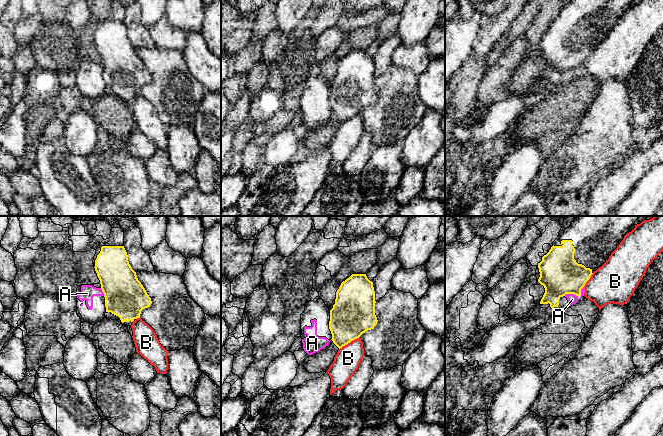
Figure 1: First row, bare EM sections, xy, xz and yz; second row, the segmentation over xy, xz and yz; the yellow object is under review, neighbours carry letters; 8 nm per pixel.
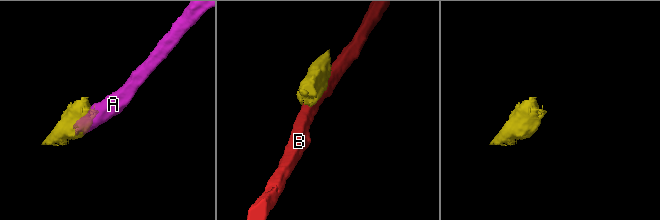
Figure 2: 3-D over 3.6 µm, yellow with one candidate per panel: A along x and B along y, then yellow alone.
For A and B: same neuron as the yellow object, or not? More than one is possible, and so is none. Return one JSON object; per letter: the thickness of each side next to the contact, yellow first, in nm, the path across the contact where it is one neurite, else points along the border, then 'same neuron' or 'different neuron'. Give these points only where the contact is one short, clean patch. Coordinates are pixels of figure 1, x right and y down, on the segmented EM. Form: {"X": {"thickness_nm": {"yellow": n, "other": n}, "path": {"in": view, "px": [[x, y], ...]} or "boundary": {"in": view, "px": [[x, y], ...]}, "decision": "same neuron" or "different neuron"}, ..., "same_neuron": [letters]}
{"A": {"thickness_nm": {"yellow": 320, "other": 80}, "boundary": {"in": "yz", "px": [[564, 295], [575, 294], [578, 296]]}, "decision": "different neuron"}, "B": {"thickness_nm": {"yellow": 340, "other": 200}, "decision": "different neuron"}, "same_neuron": []}

